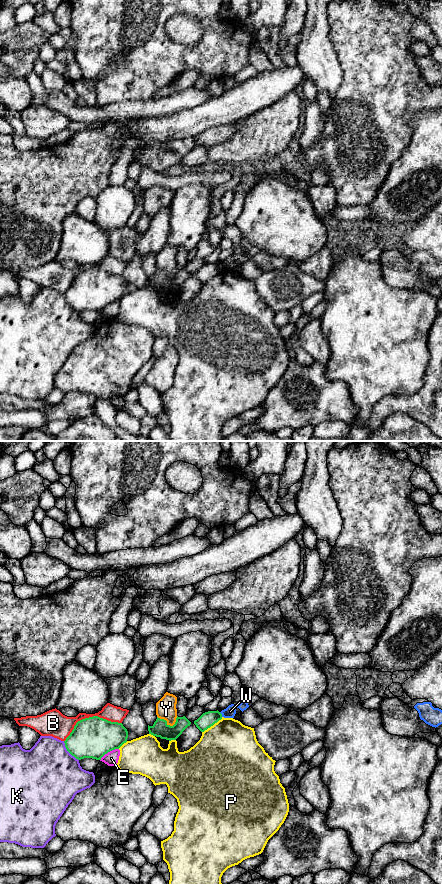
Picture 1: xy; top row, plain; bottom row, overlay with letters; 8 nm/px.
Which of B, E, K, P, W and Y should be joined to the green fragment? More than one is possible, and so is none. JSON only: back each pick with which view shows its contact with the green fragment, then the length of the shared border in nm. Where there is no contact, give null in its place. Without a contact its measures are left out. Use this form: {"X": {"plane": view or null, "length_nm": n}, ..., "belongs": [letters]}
{"belongs": []}

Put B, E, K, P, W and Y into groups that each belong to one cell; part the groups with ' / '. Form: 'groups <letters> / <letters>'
groups B / E / K / P / W / Y

